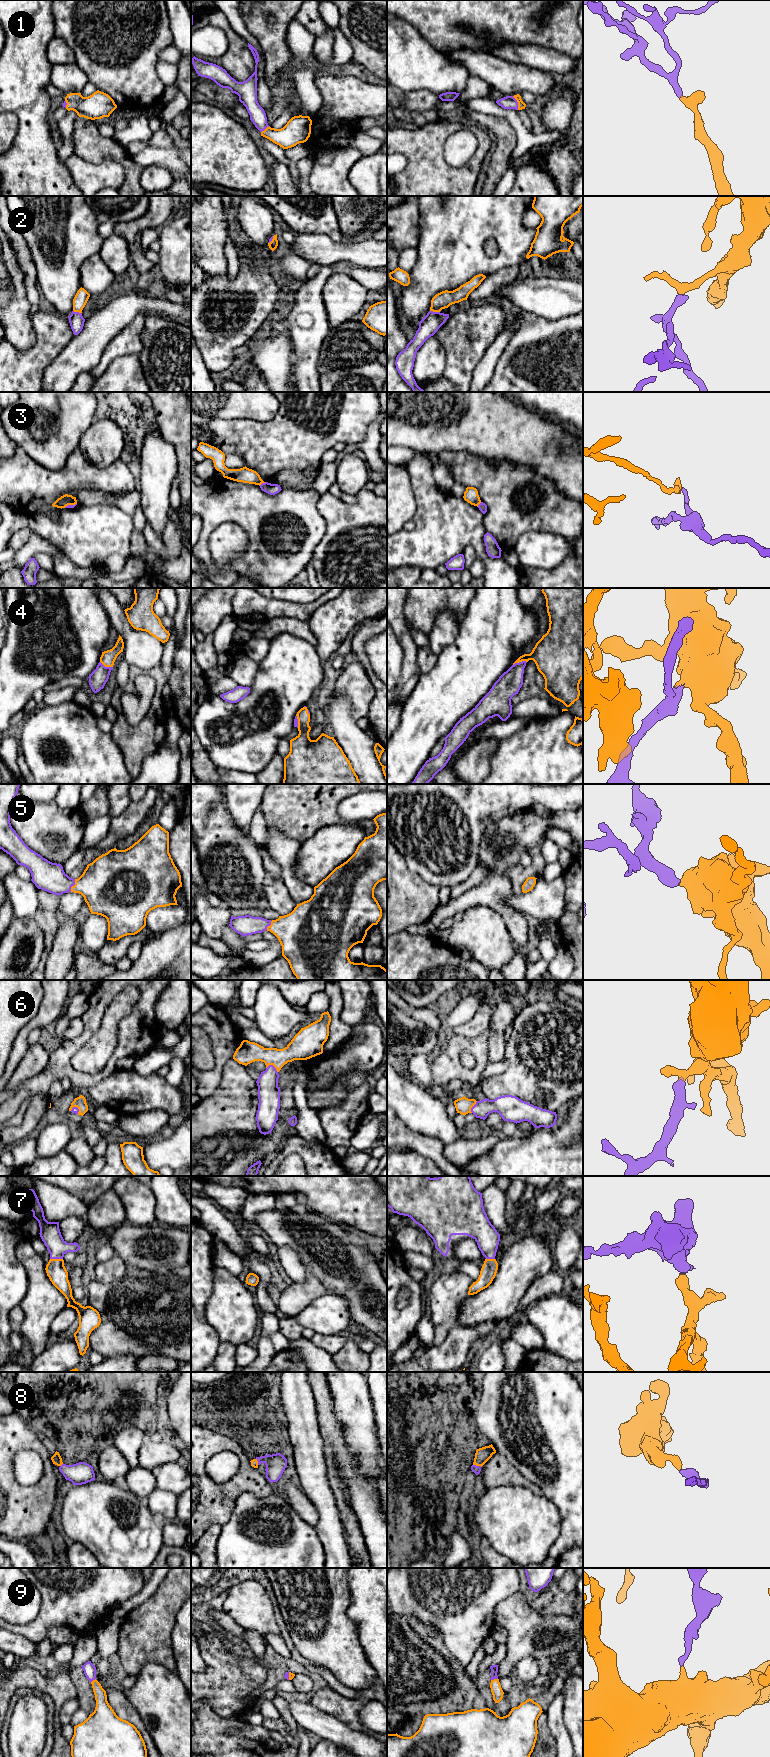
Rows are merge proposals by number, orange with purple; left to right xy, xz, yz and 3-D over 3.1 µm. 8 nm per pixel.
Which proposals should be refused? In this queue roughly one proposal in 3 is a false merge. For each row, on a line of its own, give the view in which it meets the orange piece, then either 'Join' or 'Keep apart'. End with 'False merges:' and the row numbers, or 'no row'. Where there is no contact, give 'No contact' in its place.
1: Touches orange in yz. Join
2: Touches orange in yz. Join
3: Touches orange in xz. Keep apart
4: Touches orange in yz. Join
5: Touches orange in xy. Join
6: Touches orange in xz. Join
7: Touches orange in xy. Join
8: Touches orange in yz. Join
9: Touches orange in yz. Join
False merges: 3

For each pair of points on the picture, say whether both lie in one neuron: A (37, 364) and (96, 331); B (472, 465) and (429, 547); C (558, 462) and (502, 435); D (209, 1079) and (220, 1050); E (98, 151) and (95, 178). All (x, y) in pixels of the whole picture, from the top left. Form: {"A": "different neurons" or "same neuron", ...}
{"A": "different neurons", "B": "different neurons", "C": "same neuron", "D": "same neuron", "E": "different neurons"}

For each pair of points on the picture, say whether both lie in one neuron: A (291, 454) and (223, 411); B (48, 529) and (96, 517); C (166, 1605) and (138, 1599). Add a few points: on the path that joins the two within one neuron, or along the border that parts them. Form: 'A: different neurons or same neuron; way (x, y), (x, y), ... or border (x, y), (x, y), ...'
A: different neurons; border (211, 418), (254, 419), (257, 421)
B: same neuron; way (60, 529), (84, 529)
C: different neurons; border (161, 1583), (142, 1603), (127, 1615)

